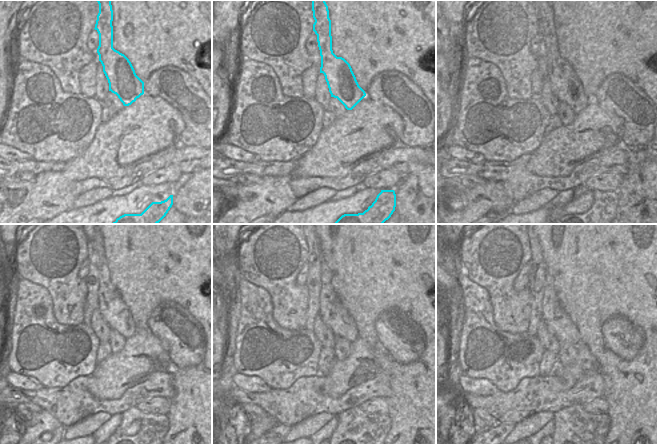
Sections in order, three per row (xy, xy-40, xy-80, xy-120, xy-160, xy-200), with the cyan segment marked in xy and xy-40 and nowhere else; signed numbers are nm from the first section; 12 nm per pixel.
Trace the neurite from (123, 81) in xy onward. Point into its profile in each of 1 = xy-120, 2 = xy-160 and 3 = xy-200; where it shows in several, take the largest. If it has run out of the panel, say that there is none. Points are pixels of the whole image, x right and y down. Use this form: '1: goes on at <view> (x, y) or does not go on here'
1: goes on at xy-120 (116, 313)
2: goes on at xy-160 (333, 313)
3: goes on at xy-200 (558, 322)

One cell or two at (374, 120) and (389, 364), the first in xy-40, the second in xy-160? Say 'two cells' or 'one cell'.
two cells

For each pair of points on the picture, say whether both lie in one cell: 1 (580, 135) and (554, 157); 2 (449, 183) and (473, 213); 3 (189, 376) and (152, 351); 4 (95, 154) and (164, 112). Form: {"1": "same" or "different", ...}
{"1": "same", "2": "different", "3": "different", "4": "same"}

